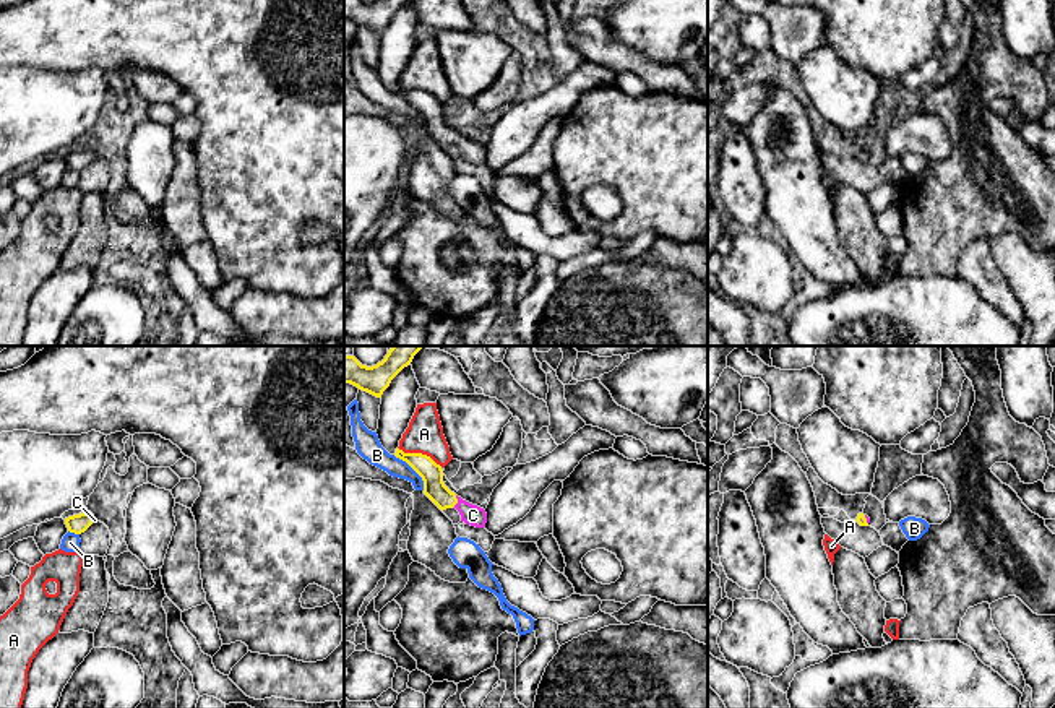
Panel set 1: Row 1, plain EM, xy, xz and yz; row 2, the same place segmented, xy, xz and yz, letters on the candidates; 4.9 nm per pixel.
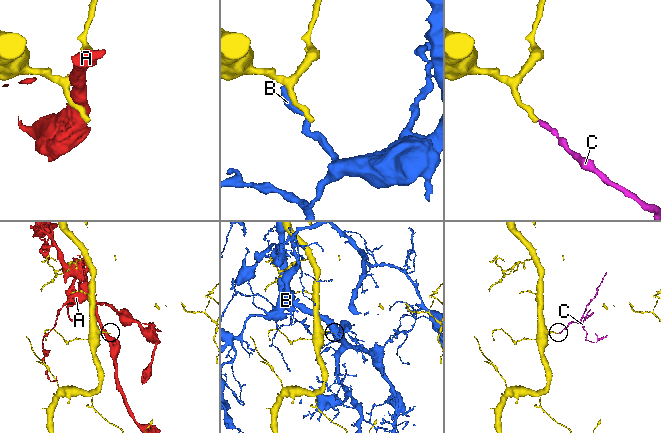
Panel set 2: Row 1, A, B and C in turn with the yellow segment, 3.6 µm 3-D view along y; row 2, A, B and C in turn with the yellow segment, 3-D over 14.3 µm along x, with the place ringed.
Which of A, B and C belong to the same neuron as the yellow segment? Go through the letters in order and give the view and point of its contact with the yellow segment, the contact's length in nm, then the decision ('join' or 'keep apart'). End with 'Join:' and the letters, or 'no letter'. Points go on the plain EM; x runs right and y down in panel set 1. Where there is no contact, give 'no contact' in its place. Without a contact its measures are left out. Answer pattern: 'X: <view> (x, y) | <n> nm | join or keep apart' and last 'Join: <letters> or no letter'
A: xz (421, 90) | 240 nm | keep apart
B: xz (413, 104) | 240 nm | keep apart
C: xz (456, 137) | 60 nm | join
Join: C

